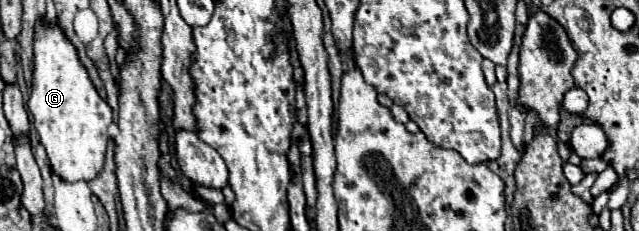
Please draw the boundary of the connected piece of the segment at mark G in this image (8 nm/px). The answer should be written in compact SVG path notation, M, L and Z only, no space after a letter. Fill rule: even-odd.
M47 19L39 21L35 33L35 69L29 111L33 113L33 125L55 175L73 183L91 181L101 173L109 143L107 127L113 121L113 111L95 91L75 47L65 39L61 27L51 25Z

